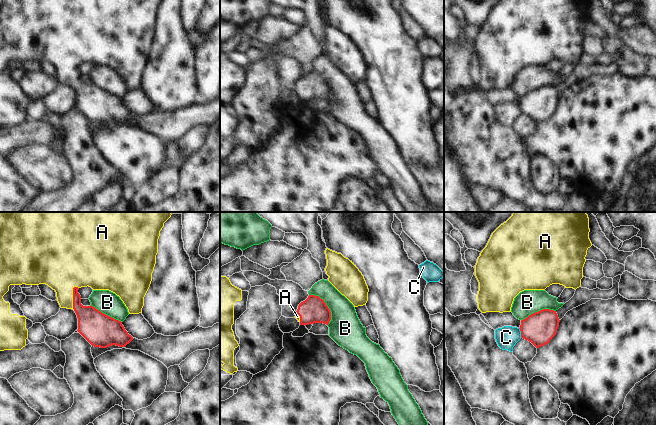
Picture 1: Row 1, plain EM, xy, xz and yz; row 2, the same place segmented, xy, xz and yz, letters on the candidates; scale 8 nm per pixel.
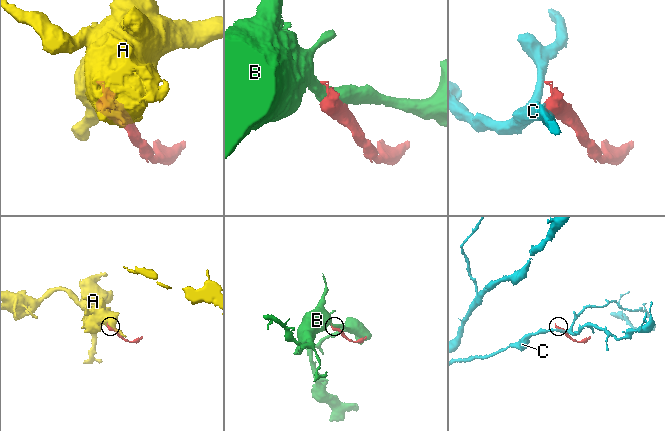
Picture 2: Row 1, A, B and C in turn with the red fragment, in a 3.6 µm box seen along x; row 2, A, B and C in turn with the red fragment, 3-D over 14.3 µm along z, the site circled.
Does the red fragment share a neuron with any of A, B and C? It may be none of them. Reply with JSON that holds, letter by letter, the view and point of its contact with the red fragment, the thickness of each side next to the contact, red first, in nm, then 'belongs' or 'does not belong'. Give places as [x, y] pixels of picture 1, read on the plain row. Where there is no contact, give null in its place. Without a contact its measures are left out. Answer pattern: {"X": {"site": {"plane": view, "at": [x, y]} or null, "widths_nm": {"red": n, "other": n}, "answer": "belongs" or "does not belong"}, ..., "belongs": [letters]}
{"A": {"site": {"plane": "xy", "at": [73, 73]}, "widths_nm": {"red": 220, "other": 360}, "answer": "belongs"}, "B": {"site": {"plane": "xz", "at": [327, 82]}, "widths_nm": {"red": 200, "other": 260}, "answer": "does not belong"}, "C": {"site": {"plane": "yz", "at": [521, 109]}, "widths_nm": {"red": 260, "other": 180}, "answer": "does not belong"}, "belongs": ["A"]}

